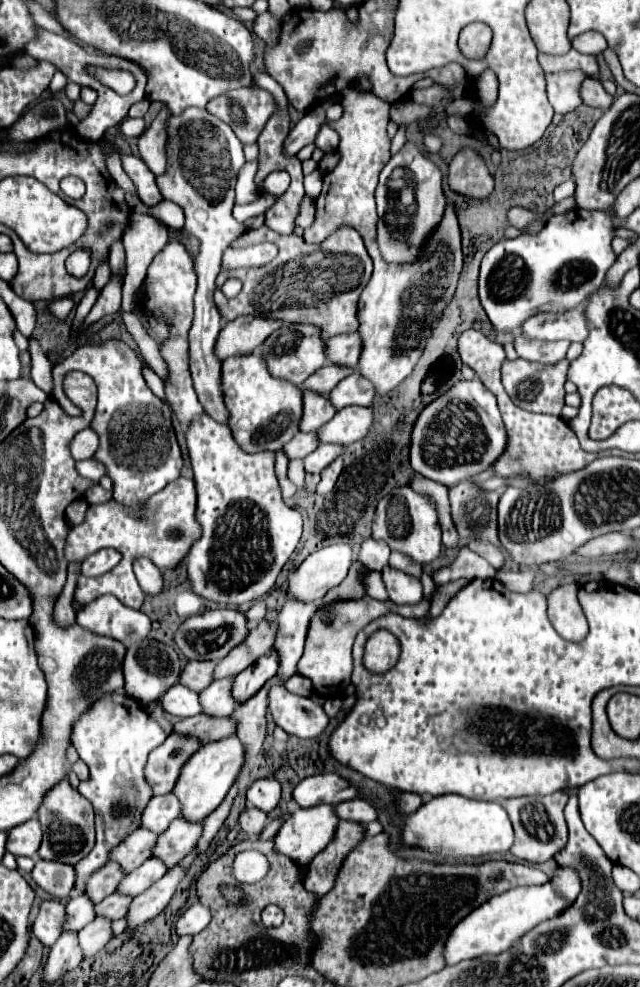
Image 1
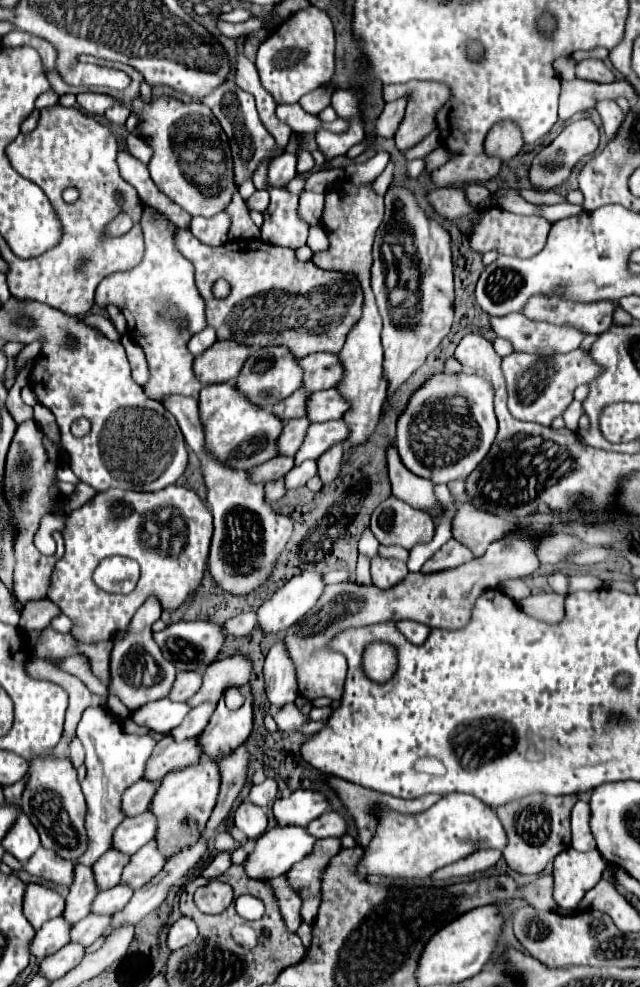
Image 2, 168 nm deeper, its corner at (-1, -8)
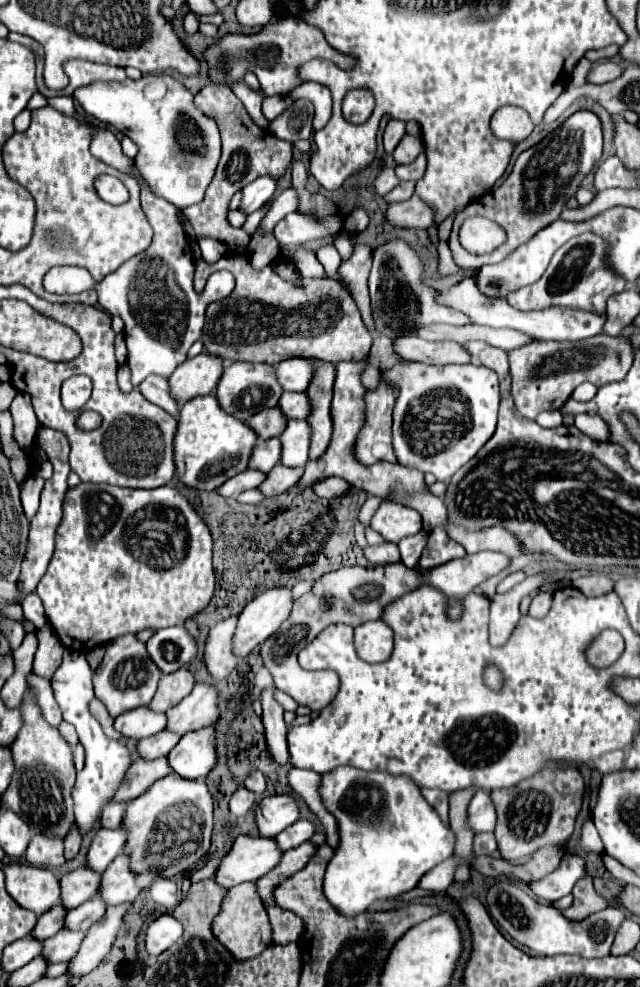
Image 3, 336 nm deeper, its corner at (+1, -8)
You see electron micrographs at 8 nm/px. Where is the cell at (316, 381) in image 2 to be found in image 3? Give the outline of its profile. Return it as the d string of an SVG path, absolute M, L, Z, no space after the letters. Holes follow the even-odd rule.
M285 359L275 369L277 381L283 391L305 391L309 387L309 377L313 377L313 365L309 359Z

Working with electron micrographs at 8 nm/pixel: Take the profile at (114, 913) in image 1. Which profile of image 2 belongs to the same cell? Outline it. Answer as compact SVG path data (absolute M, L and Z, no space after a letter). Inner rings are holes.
M87 915L75 925L75 931L71 931L71 941L77 941L81 945L93 945L95 939L99 939L105 929L111 925L111 915Z

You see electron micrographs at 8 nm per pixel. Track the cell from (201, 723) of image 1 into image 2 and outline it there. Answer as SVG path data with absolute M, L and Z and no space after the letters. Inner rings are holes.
M167 733L157 743L157 747L155 747L155 751L153 751L151 759L149 759L145 777L159 781L169 771L175 771L175 769L187 767L187 765L195 765L203 757L205 757L205 753L203 753L201 743L199 743L197 737L191 737L191 739L185 739L185 741L175 741Z

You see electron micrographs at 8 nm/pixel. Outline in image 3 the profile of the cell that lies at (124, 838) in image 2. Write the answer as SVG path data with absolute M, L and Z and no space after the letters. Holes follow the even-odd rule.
M119 827L115 831L99 829L87 849L85 867L101 873L123 849L125 849L125 829L123 827Z

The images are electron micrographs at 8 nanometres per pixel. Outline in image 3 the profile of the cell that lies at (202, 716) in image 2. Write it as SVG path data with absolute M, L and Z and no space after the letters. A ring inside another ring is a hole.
M161 731L161 733L153 735L153 737L141 739L137 743L137 753L139 753L141 759L147 759L147 761L157 759L157 757L165 757L173 749L173 745L177 743L177 739L179 737L173 735L171 731Z

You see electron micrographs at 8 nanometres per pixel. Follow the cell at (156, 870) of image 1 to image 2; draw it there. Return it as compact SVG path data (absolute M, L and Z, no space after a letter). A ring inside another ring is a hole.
M125 883L117 885L117 887L111 887L107 891L101 891L97 897L95 897L95 903L93 903L93 913L101 913L101 915L113 915L117 911L121 911L133 897L133 889Z

